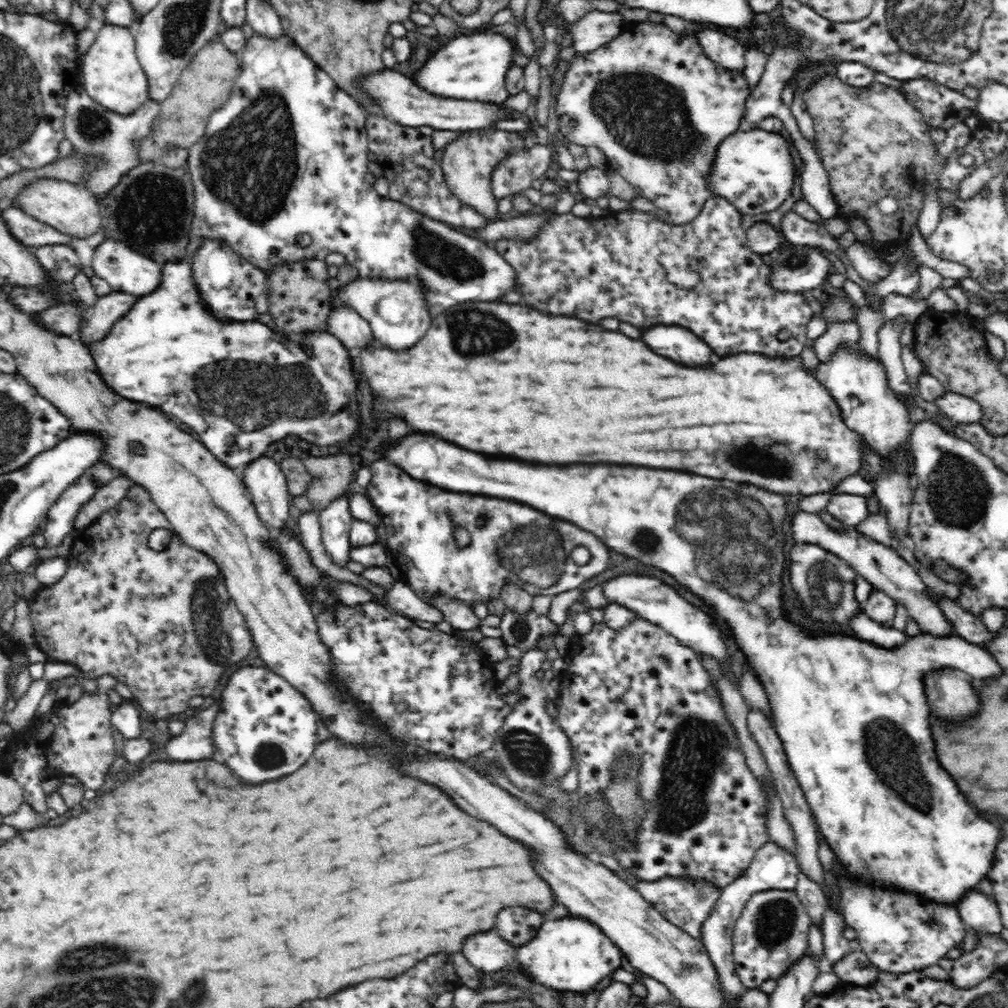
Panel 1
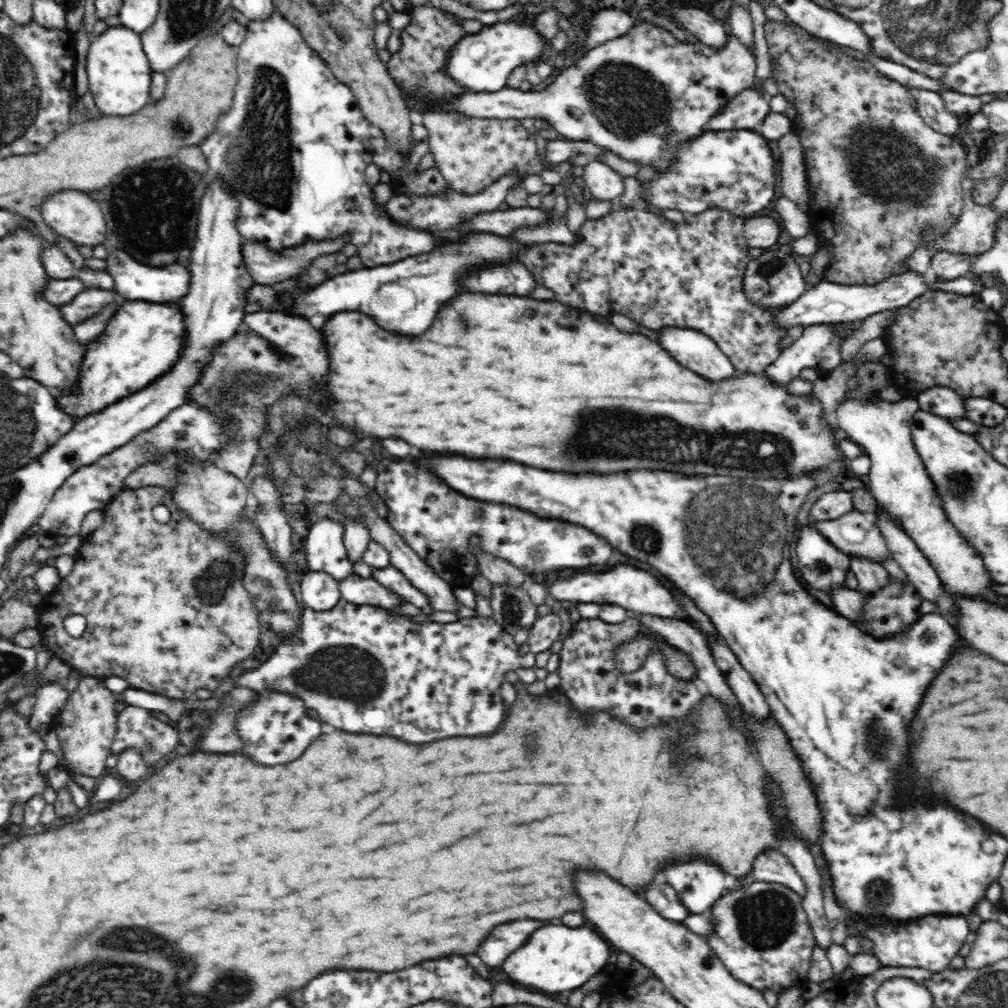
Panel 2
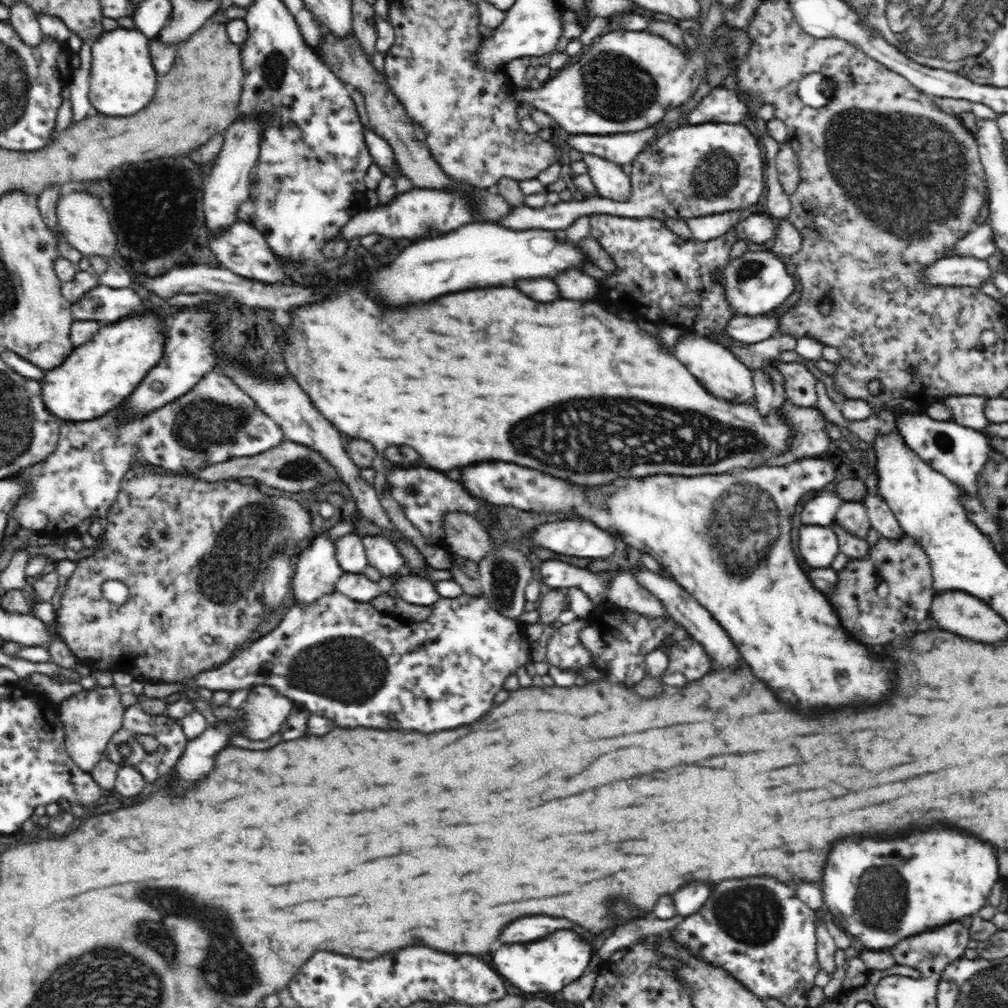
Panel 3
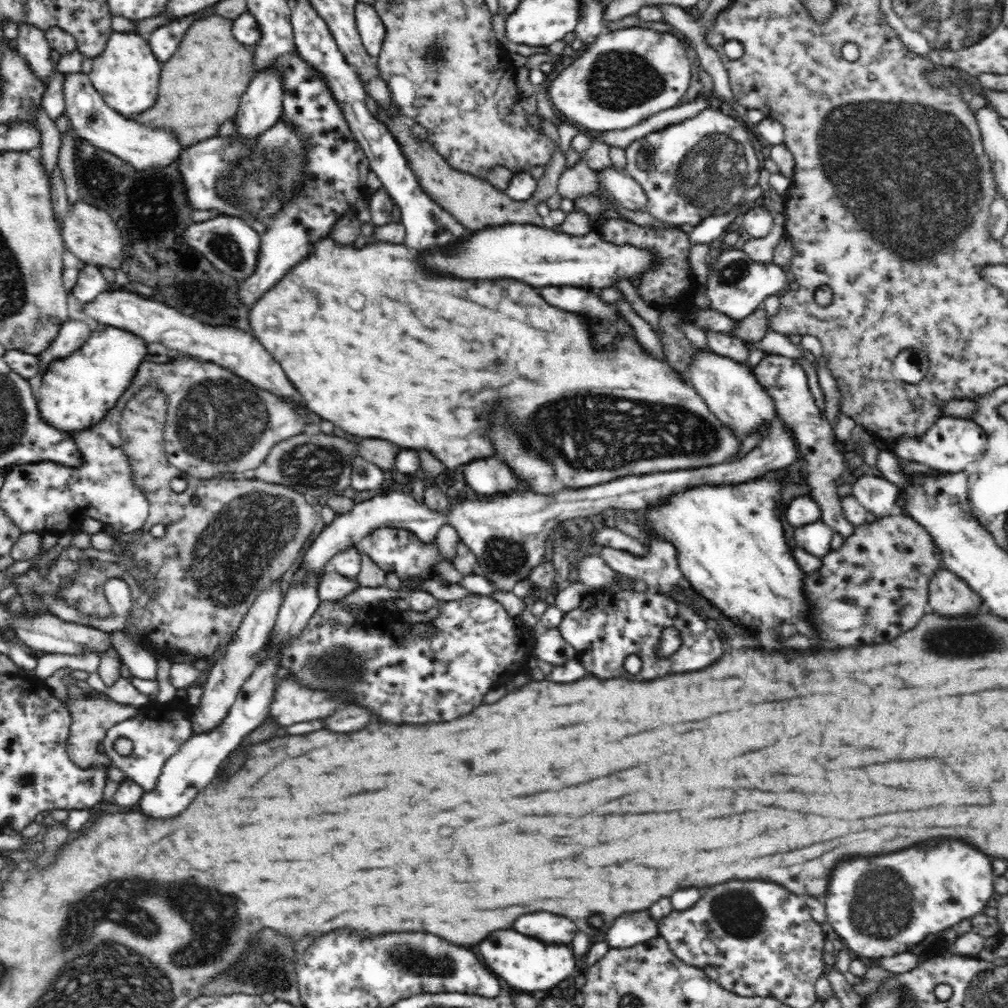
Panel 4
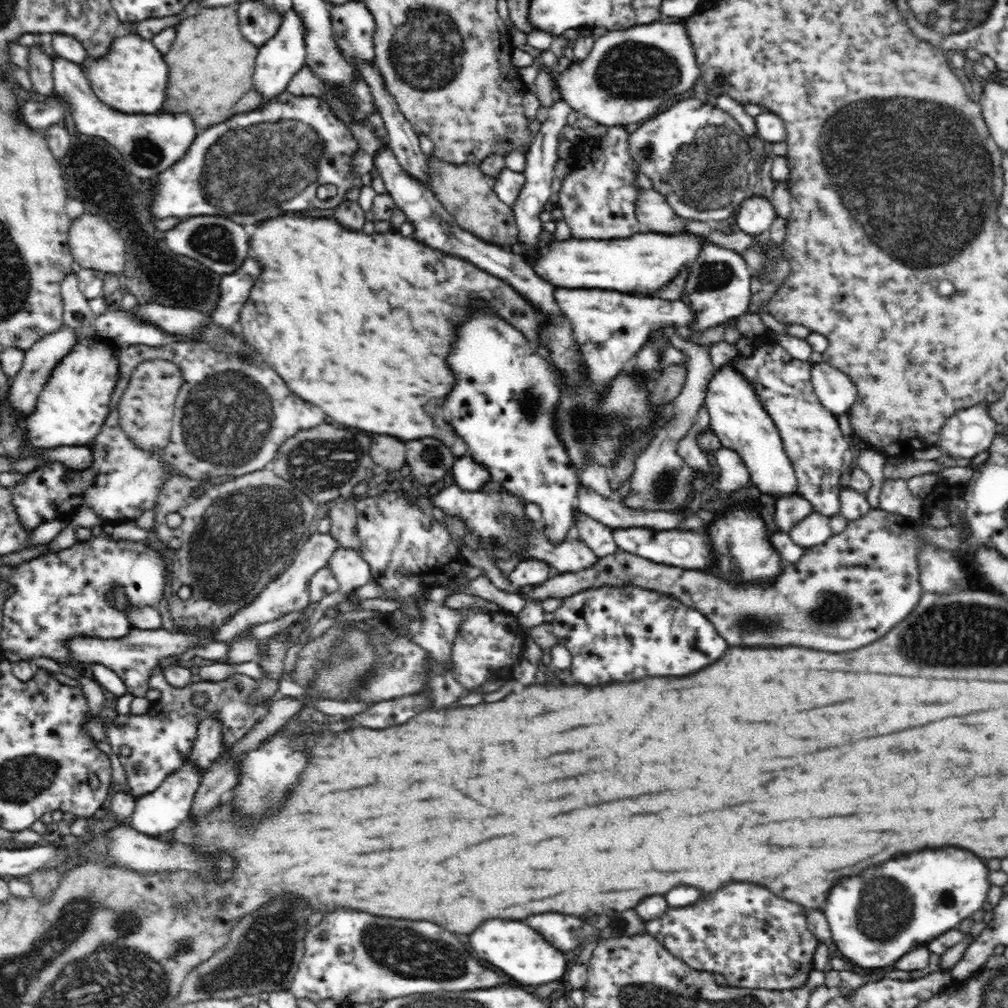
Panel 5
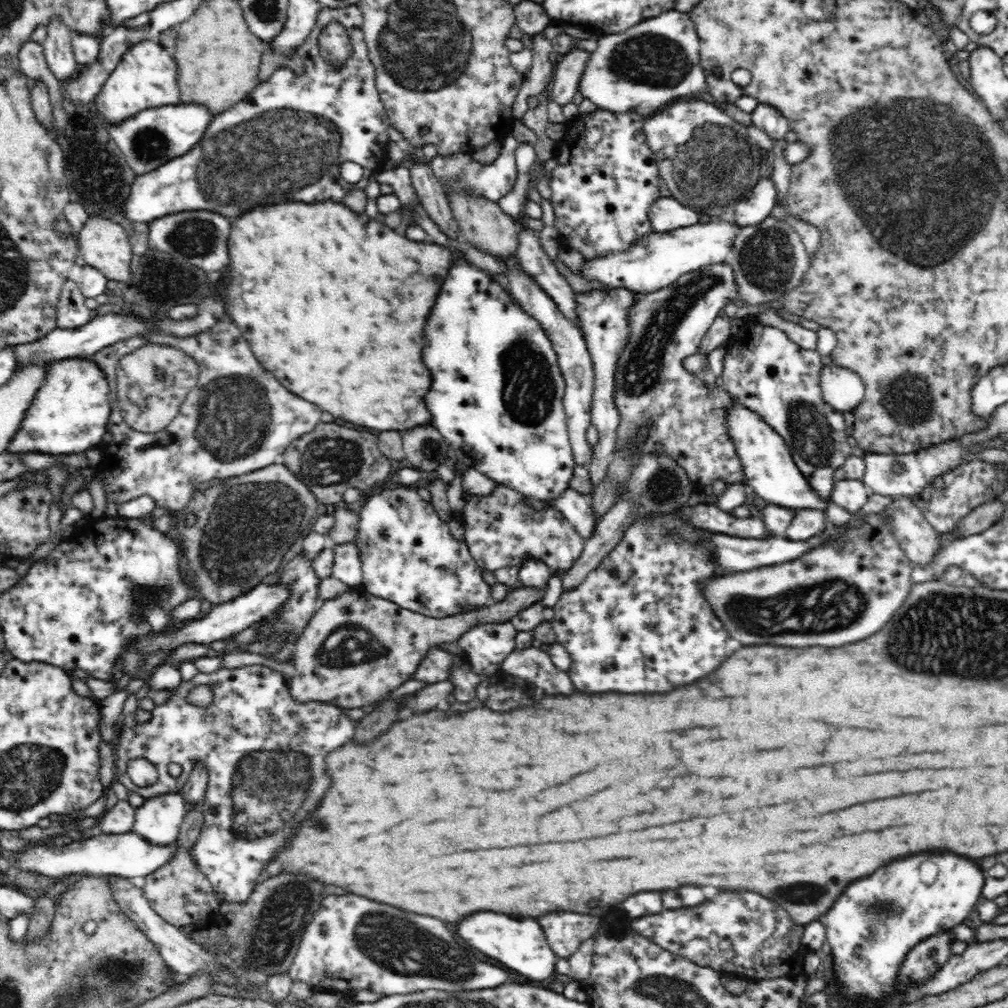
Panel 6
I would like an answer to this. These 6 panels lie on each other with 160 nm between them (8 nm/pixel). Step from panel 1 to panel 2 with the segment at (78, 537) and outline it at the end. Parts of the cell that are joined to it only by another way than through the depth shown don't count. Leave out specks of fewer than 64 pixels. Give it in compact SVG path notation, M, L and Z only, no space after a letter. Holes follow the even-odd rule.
M160 486L124 487L121 489L103 511L104 521L100 528L82 538L82 546L73 556L75 561L72 572L60 581L54 592L45 594L40 603L35 606L38 615L36 628L43 635L47 650L53 652L56 657L74 669L79 670L84 677L91 676L103 680L110 678L110 676L120 676L120 678L127 680L131 688L144 690L150 694L160 694L160 696L174 700L187 700L194 697L198 688L214 691L236 662L245 660L254 652L254 648L258 646L258 640L260 640L262 615L260 615L260 609L258 609L252 593L244 586L245 561L243 558L240 560L240 556L232 548L228 548L220 538L214 538L212 534L208 534L208 531L212 531L212 529L204 529L196 519L192 519L192 515L188 515L184 509L180 509L180 505L174 499L174 494L176 491L173 489ZM158 504L164 504L171 512L170 520L166 523L157 522L152 515L152 510ZM72 614L80 614L86 618L86 629L79 638L68 635L62 624L64 618Z

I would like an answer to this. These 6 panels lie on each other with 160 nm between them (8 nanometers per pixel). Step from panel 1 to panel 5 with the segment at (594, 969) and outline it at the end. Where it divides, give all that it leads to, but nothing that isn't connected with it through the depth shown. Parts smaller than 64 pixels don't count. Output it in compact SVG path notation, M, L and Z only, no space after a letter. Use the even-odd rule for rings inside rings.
M486 920L470 936L470 946L474 952L496 966L498 972L512 976L522 986L540 986L565 976L566 958L564 954L546 942L536 930L518 920Z

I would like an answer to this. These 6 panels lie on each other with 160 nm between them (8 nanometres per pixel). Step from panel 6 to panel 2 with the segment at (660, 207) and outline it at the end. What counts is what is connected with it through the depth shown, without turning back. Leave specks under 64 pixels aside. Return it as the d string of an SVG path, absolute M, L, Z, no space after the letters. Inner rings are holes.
M597 159L584 166L583 178L585 187L593 198L600 200L614 202L625 189L623 177Z

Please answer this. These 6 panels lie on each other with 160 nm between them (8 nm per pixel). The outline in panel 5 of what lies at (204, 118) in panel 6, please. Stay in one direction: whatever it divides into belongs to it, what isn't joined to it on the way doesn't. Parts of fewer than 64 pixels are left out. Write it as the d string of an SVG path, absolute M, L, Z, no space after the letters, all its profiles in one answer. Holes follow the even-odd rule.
M53 56L52 76L55 92L67 102L78 132L107 140L130 166L134 166L134 174L140 178L150 178L178 162L199 132L188 114L124 114L112 109L94 93L82 65L66 61L61 56Z

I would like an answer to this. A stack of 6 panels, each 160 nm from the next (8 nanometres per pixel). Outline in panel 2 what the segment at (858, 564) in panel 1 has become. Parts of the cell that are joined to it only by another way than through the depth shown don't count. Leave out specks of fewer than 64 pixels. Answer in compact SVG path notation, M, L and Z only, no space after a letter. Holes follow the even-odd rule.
M856 509L836 520L816 521L810 525L822 531L826 539L849 557L864 555L870 562L880 564L892 557L874 519Z

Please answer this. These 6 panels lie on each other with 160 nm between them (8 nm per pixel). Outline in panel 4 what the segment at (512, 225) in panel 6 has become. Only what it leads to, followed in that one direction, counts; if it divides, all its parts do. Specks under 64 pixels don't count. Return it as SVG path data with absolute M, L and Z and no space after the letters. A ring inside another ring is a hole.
M399 117L380 118L388 130L395 135L401 145L401 151L408 161L409 167L418 179L422 190L444 210L447 210L460 224L463 224L469 231L478 232L486 228L502 226L505 224L521 225L531 224L544 227L549 224L547 219L538 215L536 205L548 200L557 192L558 180L566 167L565 153L558 147L558 129L547 126L540 130L548 138L556 142L556 150L550 158L550 162L544 166L544 174L537 180L537 189L527 201L514 201L506 196L506 193L497 189L487 179L480 179L476 175L468 174L466 171L454 170L446 162L446 159L438 154L438 151L427 140L421 141L412 131L412 127L403 124Z

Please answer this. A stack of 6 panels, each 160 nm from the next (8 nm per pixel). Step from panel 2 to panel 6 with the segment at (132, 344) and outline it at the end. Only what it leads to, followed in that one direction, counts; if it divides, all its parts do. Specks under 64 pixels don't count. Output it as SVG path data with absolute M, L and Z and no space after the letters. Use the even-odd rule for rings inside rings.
M69 358L53 362L23 416L20 430L8 442L6 450L20 454L80 454L88 449L101 448L108 436L106 424L111 414L110 391L106 373L94 361Z

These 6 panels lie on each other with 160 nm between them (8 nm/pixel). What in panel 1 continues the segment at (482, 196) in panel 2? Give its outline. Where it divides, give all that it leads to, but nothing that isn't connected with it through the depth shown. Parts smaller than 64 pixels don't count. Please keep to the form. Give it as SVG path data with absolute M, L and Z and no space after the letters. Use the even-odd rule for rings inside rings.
M532 143L529 149L514 150L494 169L491 178L494 197L500 200L530 188L551 162L552 150L547 145Z

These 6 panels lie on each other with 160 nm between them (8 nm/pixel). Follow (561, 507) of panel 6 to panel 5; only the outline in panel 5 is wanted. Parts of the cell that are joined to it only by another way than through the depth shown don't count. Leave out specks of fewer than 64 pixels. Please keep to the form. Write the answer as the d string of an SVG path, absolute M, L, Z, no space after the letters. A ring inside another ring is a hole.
M577 507L573 509L578 512L578 516L573 516L573 531L576 536L580 536L580 540L584 542L590 549L593 550L593 553L599 557L604 558L604 556L608 554L614 554L614 552L618 549L616 542L613 537L613 529L593 518L590 518L587 514L584 514Z

